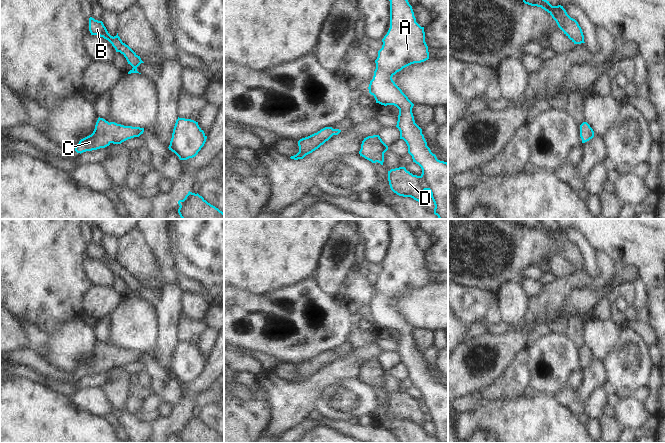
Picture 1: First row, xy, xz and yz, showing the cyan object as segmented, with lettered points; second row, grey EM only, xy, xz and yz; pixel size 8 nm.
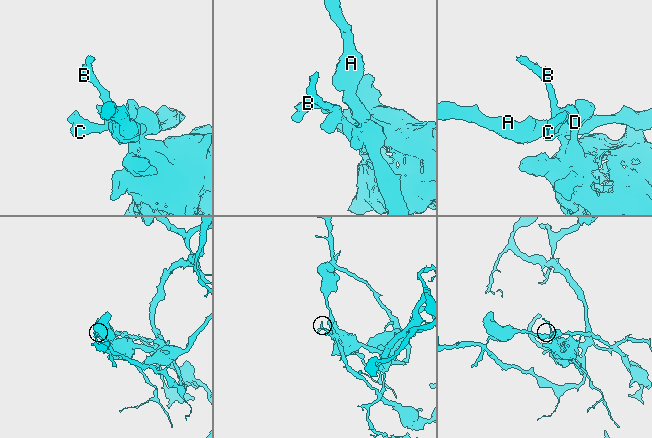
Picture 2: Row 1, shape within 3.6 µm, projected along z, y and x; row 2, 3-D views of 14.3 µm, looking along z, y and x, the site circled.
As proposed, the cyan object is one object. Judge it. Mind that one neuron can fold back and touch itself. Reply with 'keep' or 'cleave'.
keep

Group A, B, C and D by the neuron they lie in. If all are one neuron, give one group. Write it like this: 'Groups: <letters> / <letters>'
Groups: A B C D.

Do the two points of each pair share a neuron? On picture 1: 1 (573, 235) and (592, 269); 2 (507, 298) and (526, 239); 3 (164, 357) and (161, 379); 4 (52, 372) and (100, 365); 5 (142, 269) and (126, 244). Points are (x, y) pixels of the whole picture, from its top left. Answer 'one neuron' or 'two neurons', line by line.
1: one neuron
2: two neurons
3: two neurons
4: two neurons
5: one neuron

